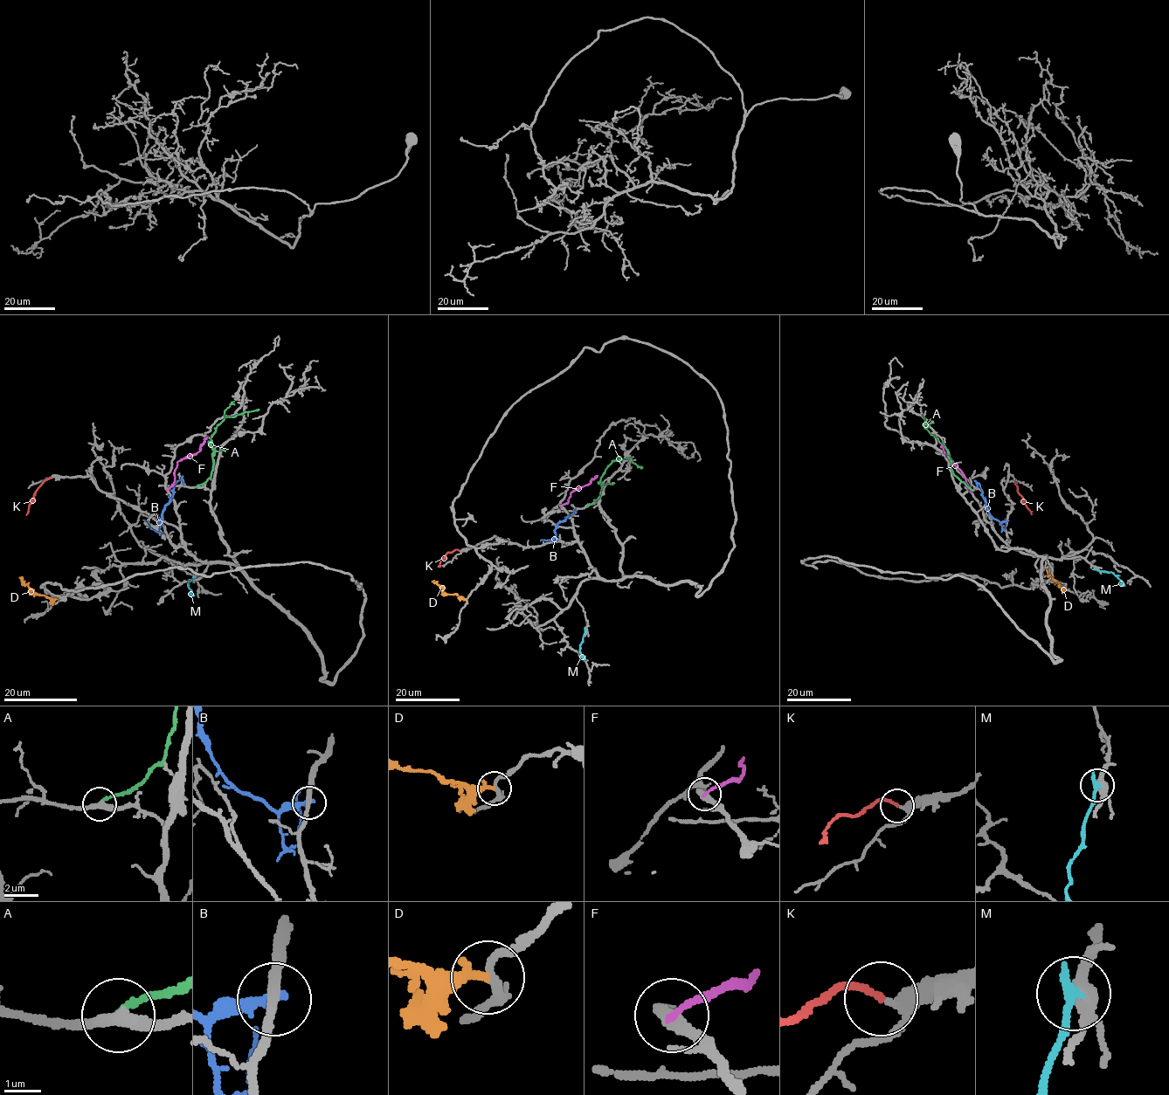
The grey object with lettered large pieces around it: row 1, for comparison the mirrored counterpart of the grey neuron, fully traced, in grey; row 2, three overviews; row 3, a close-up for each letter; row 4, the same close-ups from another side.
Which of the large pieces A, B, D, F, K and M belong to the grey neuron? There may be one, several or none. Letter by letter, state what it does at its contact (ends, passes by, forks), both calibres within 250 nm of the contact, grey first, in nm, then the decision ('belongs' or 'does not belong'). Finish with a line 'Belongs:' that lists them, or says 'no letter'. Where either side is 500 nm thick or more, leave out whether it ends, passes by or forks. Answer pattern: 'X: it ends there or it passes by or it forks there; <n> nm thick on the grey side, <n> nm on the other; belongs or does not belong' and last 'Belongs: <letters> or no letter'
A: it ends there; 340 nm thick on the grey side, 240 nm on the other; does not belong
B: it ends there; 300 nm thick on the grey side, 320 nm on the other; does not belong
D: it ends there; 190 nm thick on the grey side, 300 nm on the other; does not belong
F: it ends there; 240 nm thick on the grey side, 190 nm on the other; does not belong
K: it ends there; 240 nm thick on the grey side, 190 nm on the other; belongs
M: it ends there; 300 nm thick on the grey side, 280 nm on the other; does not belong
Belongs: K

